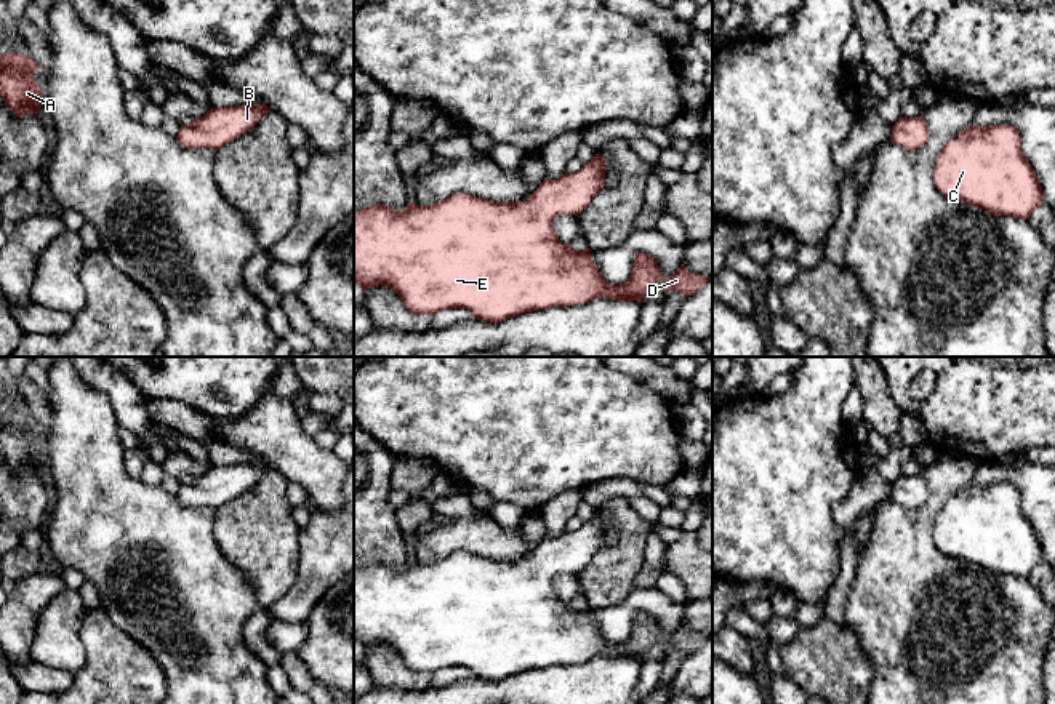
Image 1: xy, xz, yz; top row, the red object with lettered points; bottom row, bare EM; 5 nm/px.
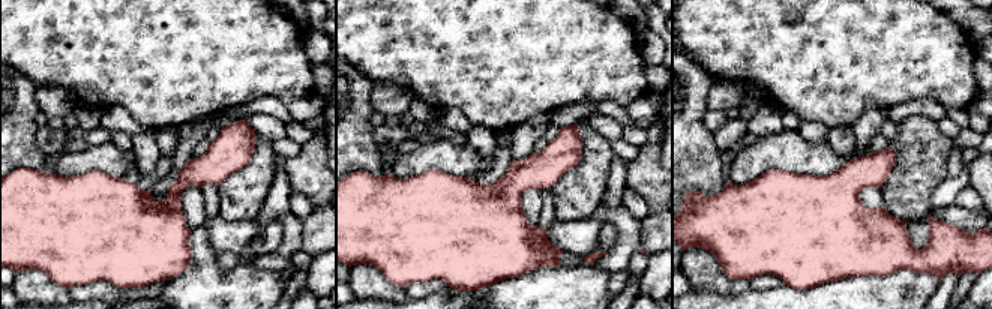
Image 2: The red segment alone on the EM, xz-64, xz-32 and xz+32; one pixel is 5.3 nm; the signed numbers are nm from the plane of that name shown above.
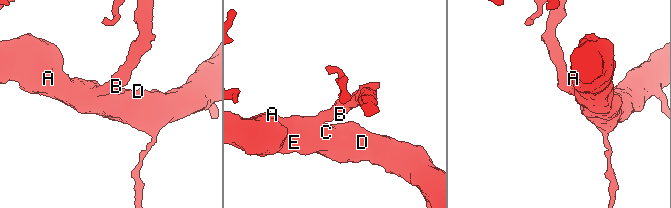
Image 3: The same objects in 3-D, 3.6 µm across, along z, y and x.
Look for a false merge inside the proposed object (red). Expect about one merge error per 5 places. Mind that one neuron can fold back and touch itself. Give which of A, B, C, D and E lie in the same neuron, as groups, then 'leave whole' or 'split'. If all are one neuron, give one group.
groups A B C D E; leave whole

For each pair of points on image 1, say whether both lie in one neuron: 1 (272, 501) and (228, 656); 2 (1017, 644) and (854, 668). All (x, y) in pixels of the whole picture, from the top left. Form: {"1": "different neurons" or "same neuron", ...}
{"1": "different neurons", "2": "different neurons"}

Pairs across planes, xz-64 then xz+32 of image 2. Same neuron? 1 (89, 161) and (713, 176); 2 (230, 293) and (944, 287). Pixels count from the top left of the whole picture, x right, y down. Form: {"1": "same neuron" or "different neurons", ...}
{"1": "different neurons", "2": "different neurons"}

